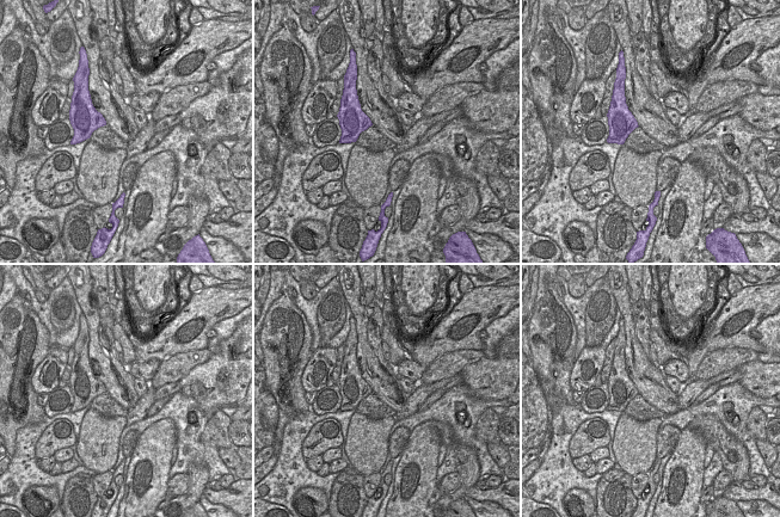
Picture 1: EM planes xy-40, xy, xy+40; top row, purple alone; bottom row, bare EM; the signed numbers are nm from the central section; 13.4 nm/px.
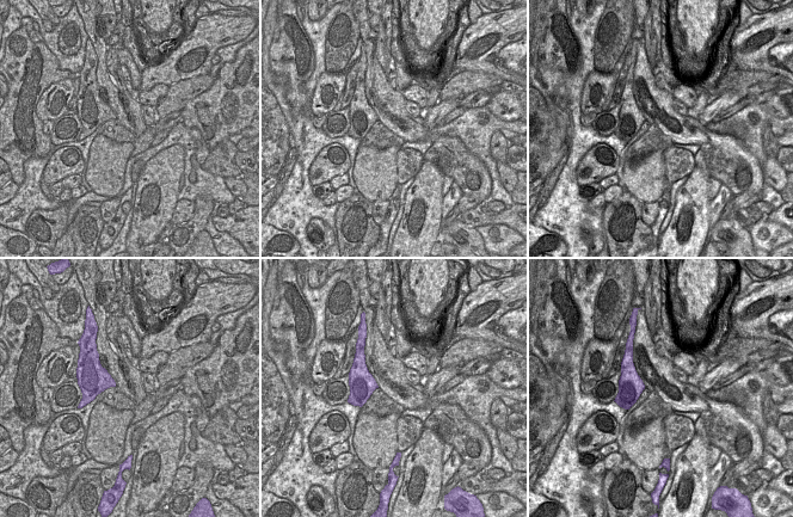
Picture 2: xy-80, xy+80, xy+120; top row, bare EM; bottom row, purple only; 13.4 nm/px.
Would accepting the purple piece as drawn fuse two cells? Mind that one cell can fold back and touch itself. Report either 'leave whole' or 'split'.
leave whole

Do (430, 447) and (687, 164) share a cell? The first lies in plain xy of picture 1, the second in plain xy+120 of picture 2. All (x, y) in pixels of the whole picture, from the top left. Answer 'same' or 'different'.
different

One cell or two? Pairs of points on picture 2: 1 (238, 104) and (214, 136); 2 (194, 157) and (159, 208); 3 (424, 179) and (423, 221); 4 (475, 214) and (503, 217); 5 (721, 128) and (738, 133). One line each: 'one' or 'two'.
1: one
2: two
3: one
4: one
5: one

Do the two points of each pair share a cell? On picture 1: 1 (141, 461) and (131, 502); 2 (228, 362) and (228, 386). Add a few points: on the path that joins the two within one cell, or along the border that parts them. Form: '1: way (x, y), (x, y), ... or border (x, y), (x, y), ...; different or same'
1: way (141, 471), (141, 484), (134, 492); same
2: way (228, 368), (228, 380); same

